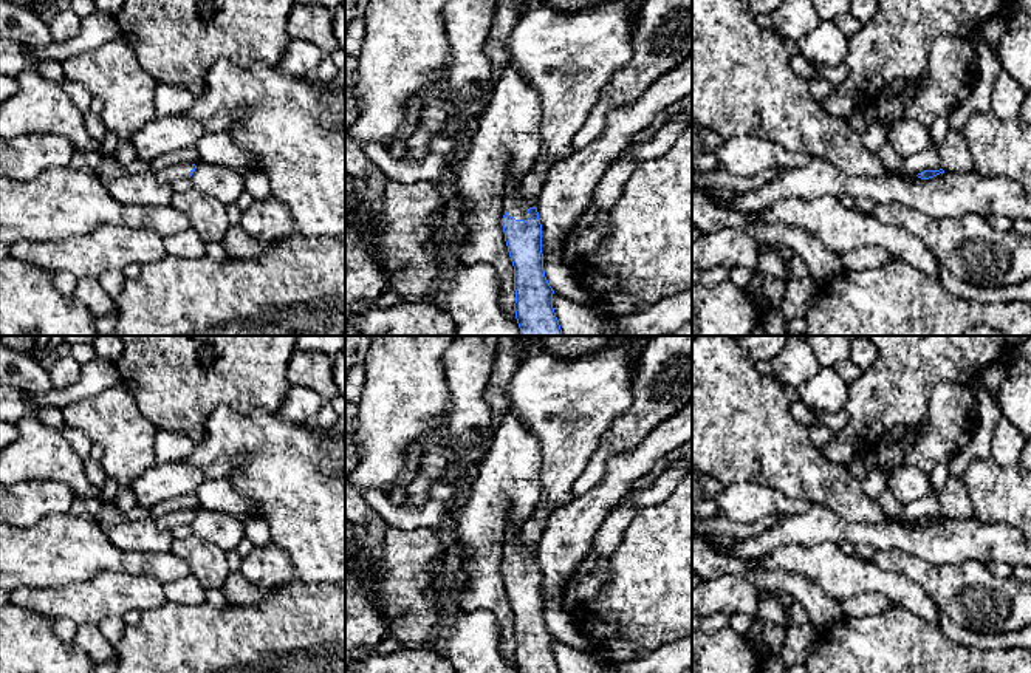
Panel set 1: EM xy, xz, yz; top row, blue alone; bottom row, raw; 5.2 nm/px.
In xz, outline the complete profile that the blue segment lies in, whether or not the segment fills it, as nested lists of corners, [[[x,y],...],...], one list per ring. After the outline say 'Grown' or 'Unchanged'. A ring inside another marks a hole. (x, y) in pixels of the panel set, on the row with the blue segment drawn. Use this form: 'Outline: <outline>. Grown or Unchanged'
Outline: [[[508,178],[505,241],[514,266],[516,319],[520,336],[563,336],[553,308],[553,288],[543,271],[542,224],[537,207],[526,207],[517,183]]]. Grown

